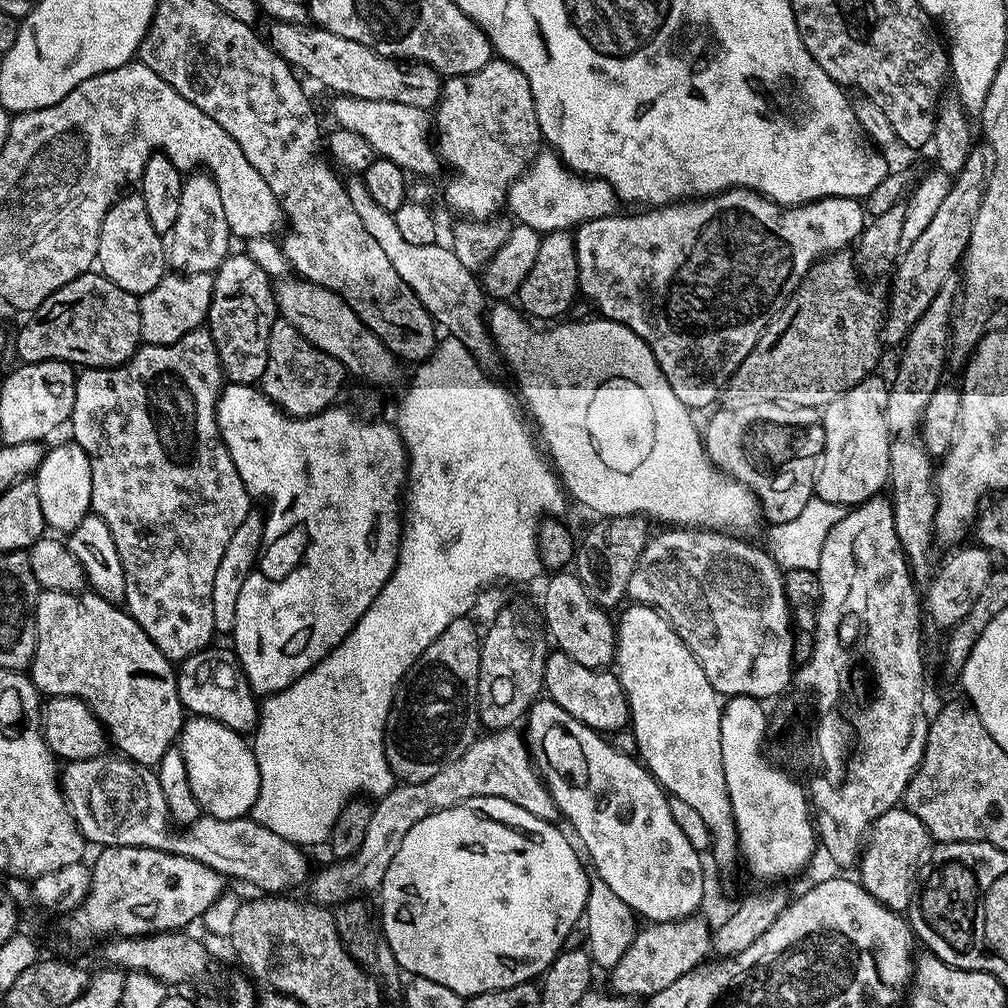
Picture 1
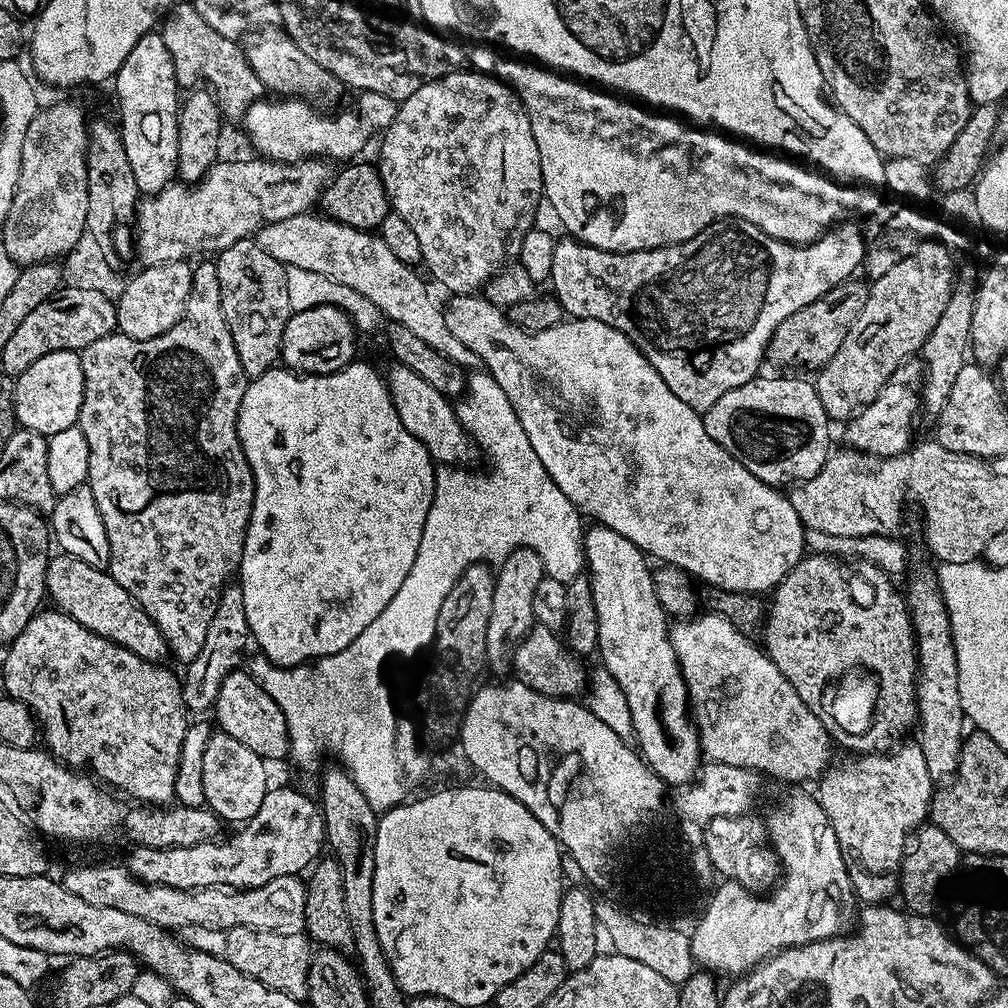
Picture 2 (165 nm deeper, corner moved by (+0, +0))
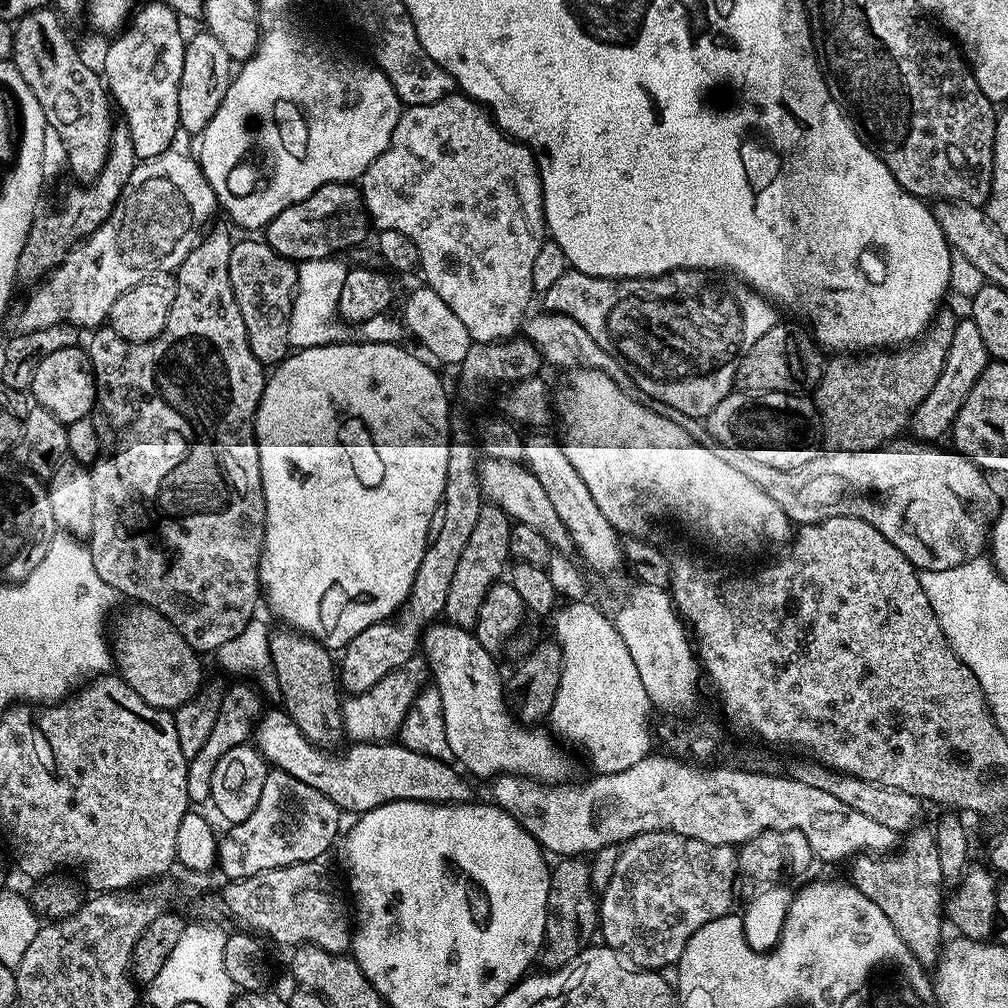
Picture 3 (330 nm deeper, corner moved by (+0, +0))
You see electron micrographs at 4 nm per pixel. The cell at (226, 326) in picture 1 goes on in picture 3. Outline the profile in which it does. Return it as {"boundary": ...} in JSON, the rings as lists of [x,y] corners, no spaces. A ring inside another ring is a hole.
{"boundary":[[[263,239],[239,240],[230,250],[230,286],[246,322],[246,338],[254,358],[265,366],[275,366],[289,355],[290,314],[292,299],[296,296],[297,265],[278,254]]]}

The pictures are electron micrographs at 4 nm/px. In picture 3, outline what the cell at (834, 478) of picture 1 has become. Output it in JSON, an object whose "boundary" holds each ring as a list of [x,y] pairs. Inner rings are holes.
{"boundary":[[[964,318],[957,323],[956,333],[950,342],[950,350],[946,354],[946,362],[934,390],[926,394],[926,398],[914,410],[910,421],[910,432],[917,436],[920,442],[936,442],[939,436],[949,435],[952,423],[956,420],[962,402],[970,394],[974,382],[982,374],[982,370],[990,362],[986,342],[982,342],[982,333],[970,318]]]}

